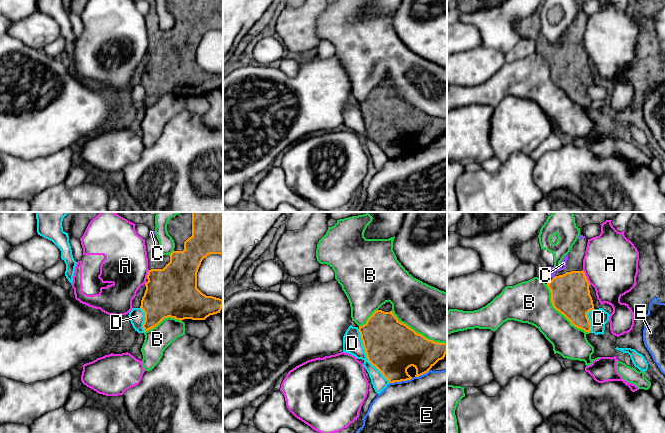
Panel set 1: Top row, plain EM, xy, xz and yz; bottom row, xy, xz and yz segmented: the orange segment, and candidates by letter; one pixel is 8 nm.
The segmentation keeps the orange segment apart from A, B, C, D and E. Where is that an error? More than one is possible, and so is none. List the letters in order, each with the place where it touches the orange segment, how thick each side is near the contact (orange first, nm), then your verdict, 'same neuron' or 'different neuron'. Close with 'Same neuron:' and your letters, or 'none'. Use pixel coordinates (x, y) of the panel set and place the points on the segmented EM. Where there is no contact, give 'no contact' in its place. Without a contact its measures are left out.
A: yz (586, 277) | 320/440 nm | different neuron
B: yz (560, 312) | 320/320 nm | different neuron
C: yz (553, 278) | 320/50 nm | same neuron
D: xz (366, 355) | 420/160 nm | different neuron
E: xz (400, 381) | 380/440 nm | different neuron
Same neuron: C

